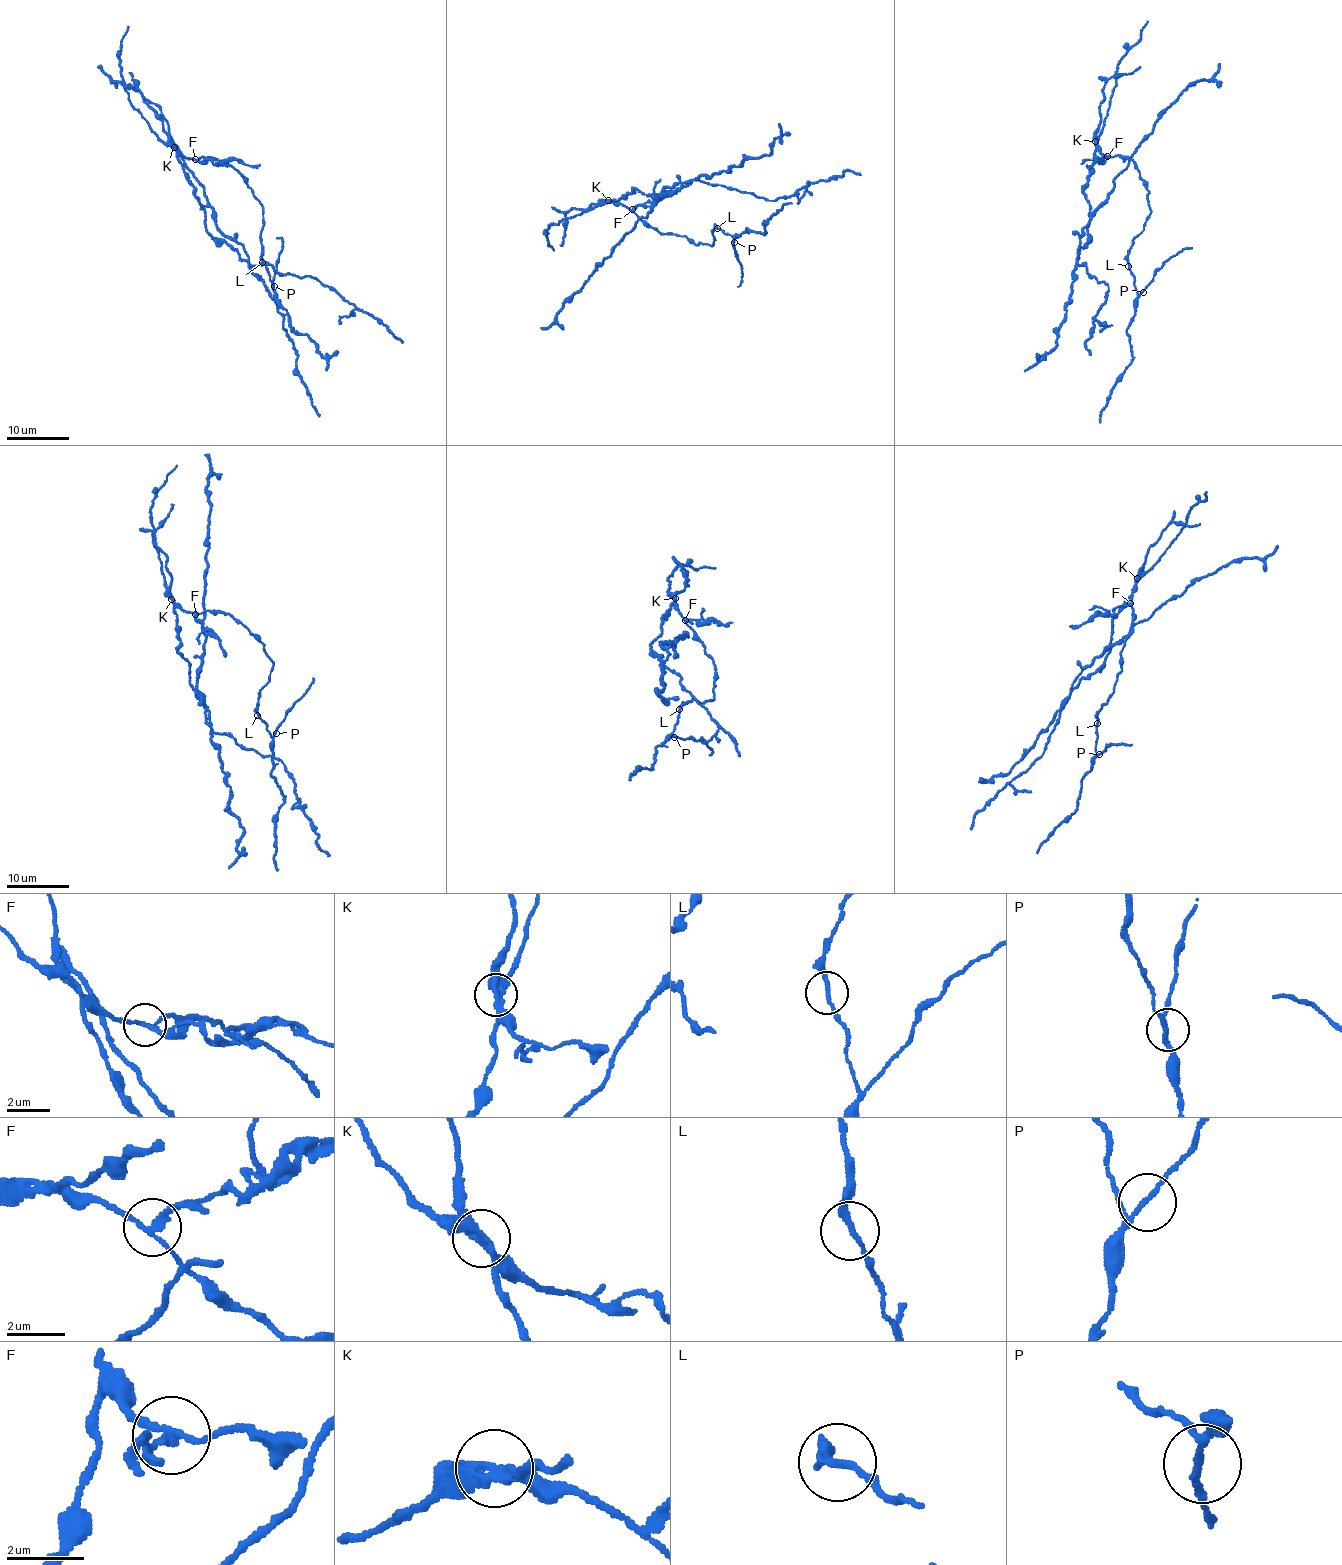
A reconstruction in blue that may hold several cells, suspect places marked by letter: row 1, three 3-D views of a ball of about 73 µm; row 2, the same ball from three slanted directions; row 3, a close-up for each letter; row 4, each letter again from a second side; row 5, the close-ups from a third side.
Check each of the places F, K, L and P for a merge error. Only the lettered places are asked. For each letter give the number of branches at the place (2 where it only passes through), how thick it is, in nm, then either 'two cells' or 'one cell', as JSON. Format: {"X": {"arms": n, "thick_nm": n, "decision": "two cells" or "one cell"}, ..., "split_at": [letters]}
{"F": {"arms": 3, "thick_nm": 160, "decision": "two cells"}, "K": {"arms": 2, "thick_nm": 320, "decision": "two cells"}, "L": {"arms": 2, "thick_nm": 170, "decision": "one cell"}, "P": {"arms": 3, "thick_nm": 130, "decision": "one cell"}, "split_at": ["F", "K"]}

